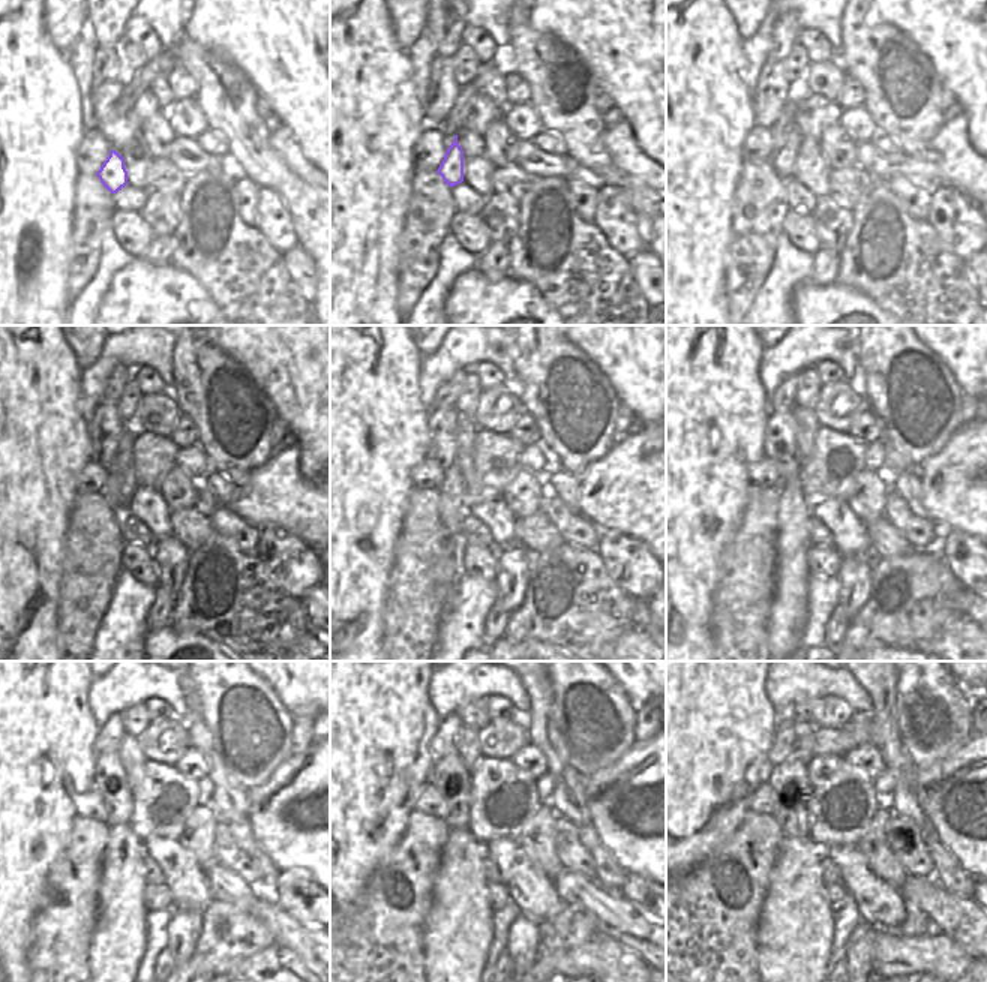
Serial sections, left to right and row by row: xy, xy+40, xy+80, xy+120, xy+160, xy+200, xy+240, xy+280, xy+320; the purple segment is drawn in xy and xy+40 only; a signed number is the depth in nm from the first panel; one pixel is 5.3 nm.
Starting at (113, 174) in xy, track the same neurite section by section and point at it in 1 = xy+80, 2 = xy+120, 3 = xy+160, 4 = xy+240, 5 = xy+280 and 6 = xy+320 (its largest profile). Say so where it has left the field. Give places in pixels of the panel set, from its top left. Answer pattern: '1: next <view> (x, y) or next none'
1: next xy+80 (783, 161)
2: next xy+120 (123, 461)
3: next xy+160 (467, 428)
4: next xy+240 (131, 753)
5: next xy+280 (468, 751)
6: next xy+320 (804, 733)

